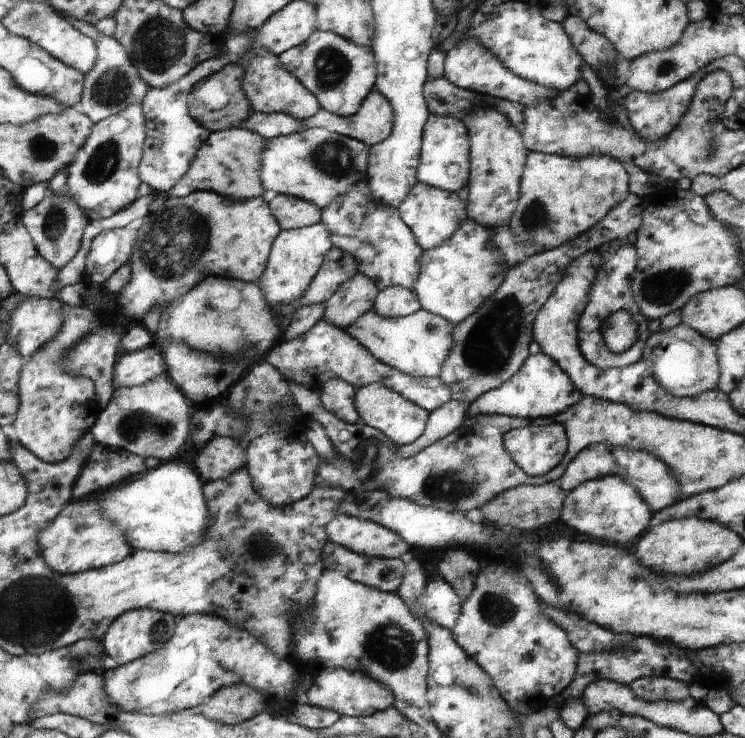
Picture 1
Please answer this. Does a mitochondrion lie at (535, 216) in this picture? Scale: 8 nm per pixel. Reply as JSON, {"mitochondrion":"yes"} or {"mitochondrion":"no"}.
{"mitochondrion":"yes"}

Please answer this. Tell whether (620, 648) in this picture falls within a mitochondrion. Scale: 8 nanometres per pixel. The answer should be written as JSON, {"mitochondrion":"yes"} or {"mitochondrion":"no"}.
{"mitochondrion":"no"}

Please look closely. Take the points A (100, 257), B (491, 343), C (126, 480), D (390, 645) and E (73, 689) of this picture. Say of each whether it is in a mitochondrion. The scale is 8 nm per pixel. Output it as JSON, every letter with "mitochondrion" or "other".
{"A":"other","B":"mitochondrion","C":"other","D":"mitochondrion","E":"other"}

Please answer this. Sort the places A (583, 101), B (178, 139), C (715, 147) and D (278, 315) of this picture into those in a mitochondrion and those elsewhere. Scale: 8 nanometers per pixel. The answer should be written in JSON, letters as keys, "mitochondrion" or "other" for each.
{"A":"other","B":"other","C":"mitochondrion","D":"other"}

